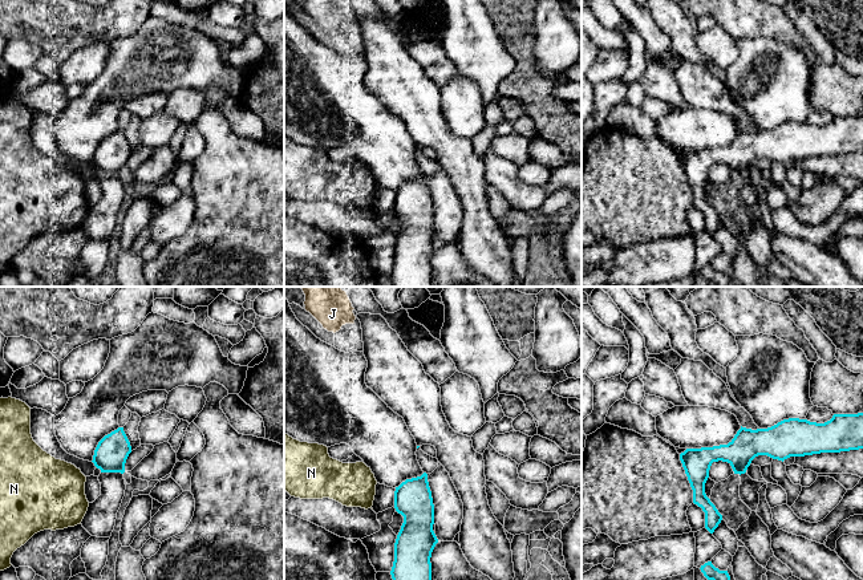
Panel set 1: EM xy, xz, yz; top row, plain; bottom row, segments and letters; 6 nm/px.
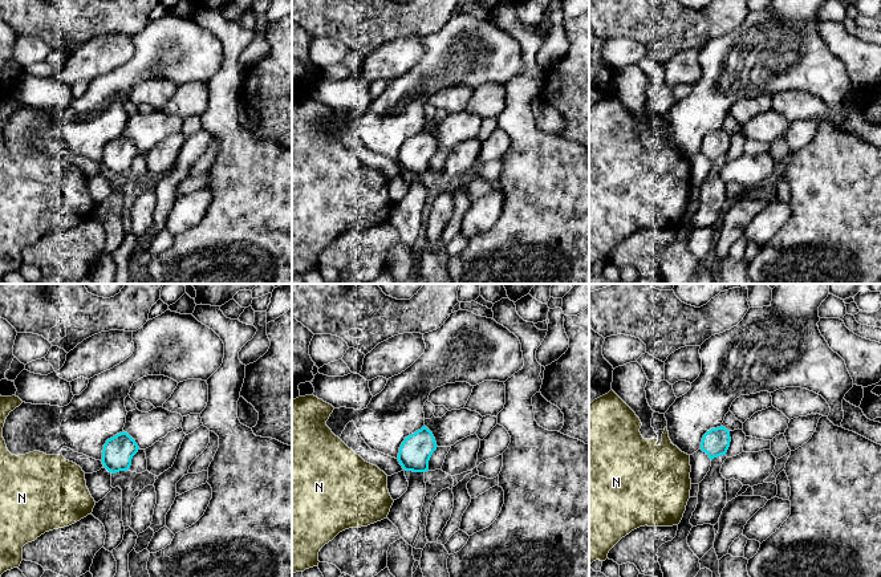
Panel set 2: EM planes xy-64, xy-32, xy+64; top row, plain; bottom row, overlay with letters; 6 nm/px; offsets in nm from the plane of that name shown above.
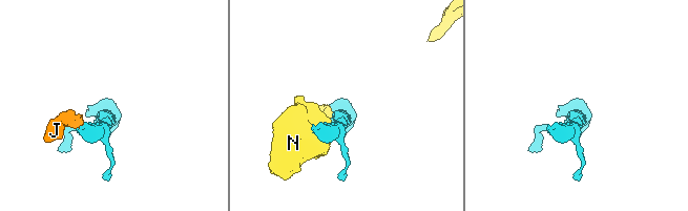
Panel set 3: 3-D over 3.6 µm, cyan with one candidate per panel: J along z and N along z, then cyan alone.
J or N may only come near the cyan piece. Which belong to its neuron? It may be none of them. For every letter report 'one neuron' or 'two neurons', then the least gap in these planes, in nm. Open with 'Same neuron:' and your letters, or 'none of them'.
Same neuron: J
J: one neuron | 850 nm
N: two neurons | 90 nm

